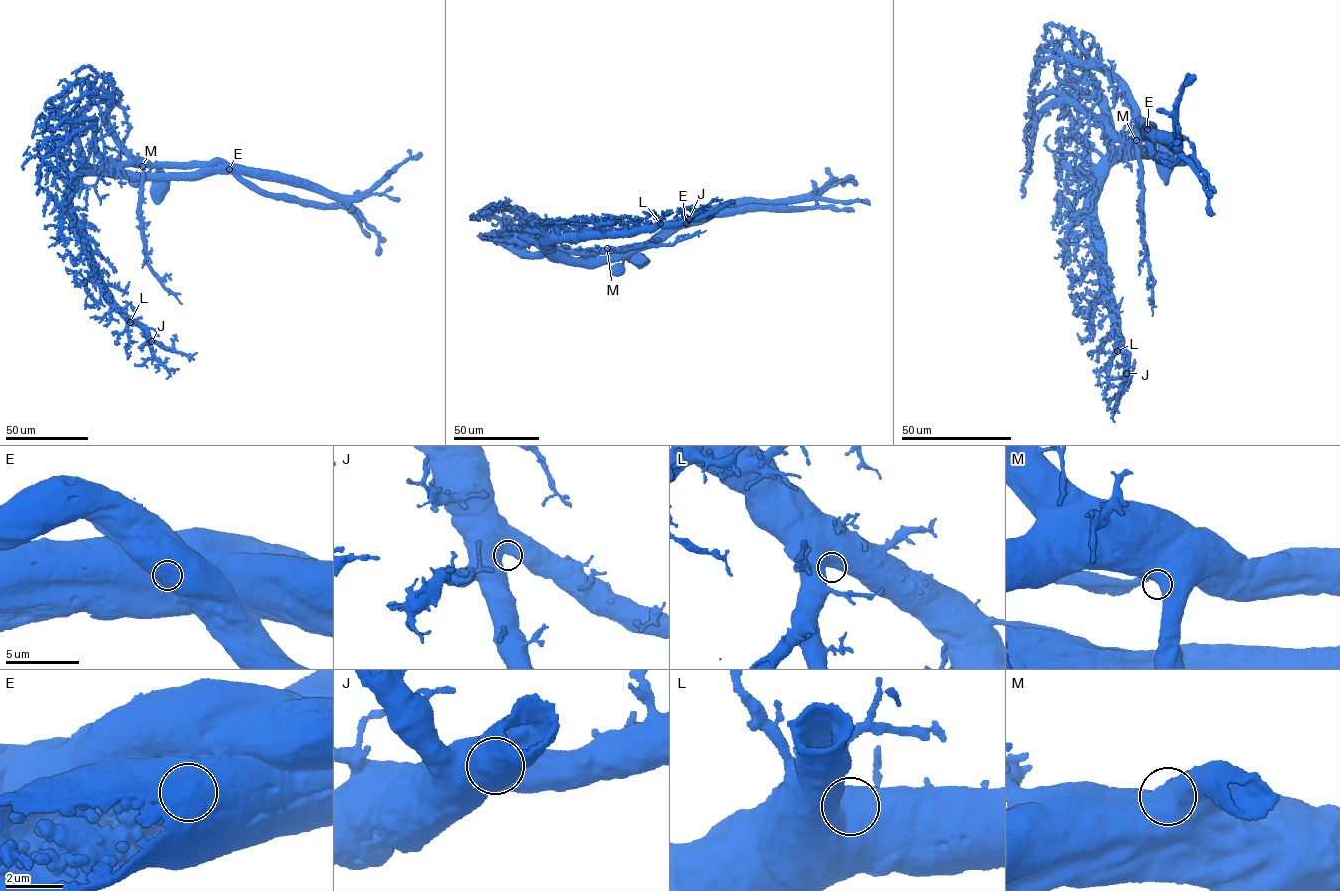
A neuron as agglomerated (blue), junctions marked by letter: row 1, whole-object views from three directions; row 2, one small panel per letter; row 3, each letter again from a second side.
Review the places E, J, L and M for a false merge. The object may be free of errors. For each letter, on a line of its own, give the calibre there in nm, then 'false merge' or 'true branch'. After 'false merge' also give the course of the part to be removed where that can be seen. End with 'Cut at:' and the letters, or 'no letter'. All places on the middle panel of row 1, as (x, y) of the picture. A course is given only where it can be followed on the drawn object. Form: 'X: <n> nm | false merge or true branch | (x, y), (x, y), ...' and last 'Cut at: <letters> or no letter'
E: 1200 nm | false merge | (686, 223), (665, 226), (648, 241), (624, 248), (561, 249), (545, 237), (521, 211), (493, 209), (501, 202)
J: 850 nm | true branch
L: 950 nm | true branch
M: 900 nm | true branch
Cut at: E

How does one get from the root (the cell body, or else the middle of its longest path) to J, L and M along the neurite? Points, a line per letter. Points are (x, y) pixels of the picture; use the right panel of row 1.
J: (1149, 133), (1156, 130), (1142, 137), (1150, 142), (1148, 148), (1108, 167), (1096, 201), (1126, 373)
L: (1149, 133), (1156, 130), (1142, 137), (1148, 148), (1108, 167), (1096, 201), (1120, 324), (1117, 351)
M: (1149, 133), (1156, 130), (1142, 135), (1144, 131), (1148, 133), (1136, 140)

